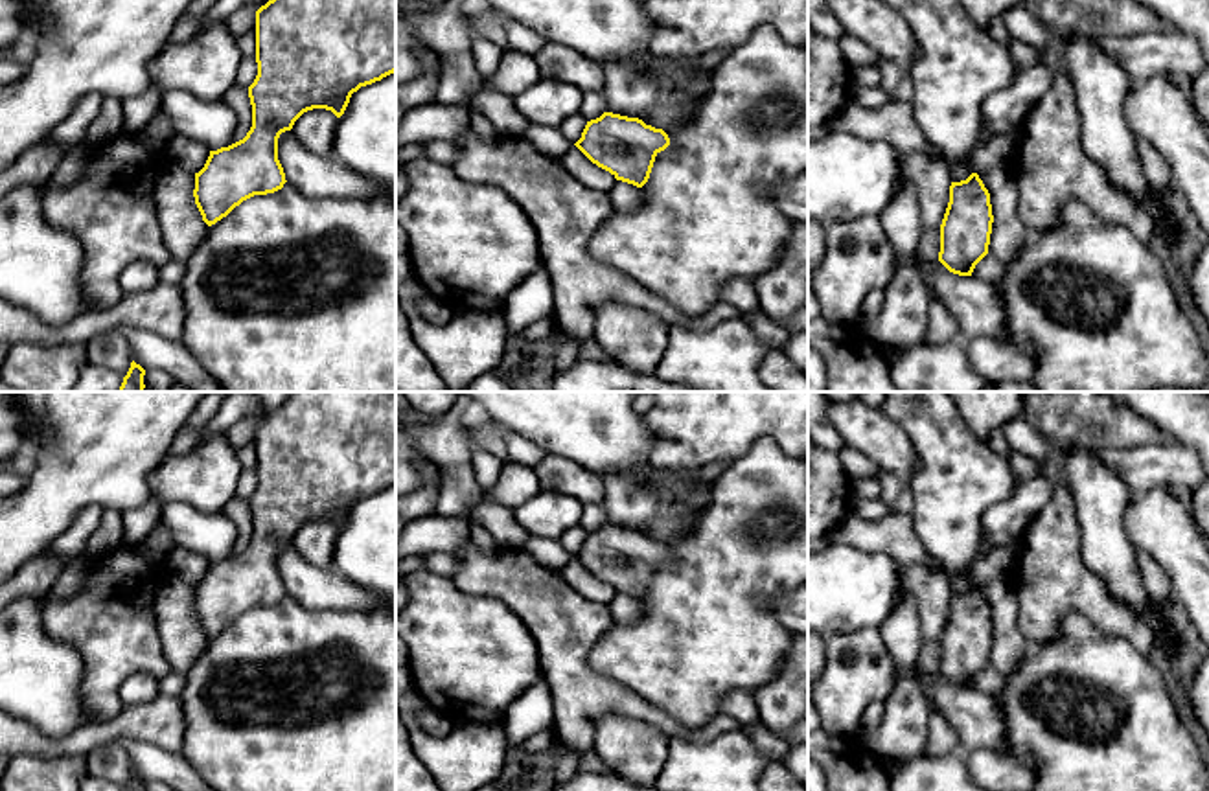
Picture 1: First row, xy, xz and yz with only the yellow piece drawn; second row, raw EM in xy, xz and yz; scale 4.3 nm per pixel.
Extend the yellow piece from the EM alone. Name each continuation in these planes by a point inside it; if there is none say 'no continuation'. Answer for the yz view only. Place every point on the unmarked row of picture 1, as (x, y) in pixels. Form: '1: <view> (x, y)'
no continuation

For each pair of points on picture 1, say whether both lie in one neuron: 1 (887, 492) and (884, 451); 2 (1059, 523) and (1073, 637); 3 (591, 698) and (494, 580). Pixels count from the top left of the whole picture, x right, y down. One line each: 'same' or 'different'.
1: different
2: different
3: same

